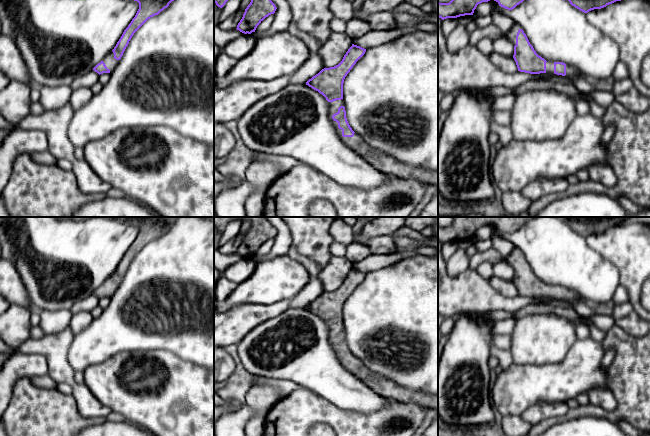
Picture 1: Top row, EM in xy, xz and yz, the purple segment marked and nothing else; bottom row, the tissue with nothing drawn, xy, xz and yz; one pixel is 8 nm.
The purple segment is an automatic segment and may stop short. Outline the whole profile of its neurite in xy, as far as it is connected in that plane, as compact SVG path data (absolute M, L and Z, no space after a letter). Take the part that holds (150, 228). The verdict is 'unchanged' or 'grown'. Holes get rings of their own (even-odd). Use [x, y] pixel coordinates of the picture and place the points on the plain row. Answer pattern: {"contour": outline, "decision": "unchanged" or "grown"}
{"contour": "M119 217L139 227L139 233L124 254L114 273L93 294L99 299L111 297L119 287L134 257L151 241L158 239L175 224L178 217Z", "decision": "grown"}

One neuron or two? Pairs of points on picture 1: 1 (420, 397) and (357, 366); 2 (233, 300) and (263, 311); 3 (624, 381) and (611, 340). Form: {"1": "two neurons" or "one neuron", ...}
{"1": "one neuron", "2": "two neurons", "3": "one neuron"}

